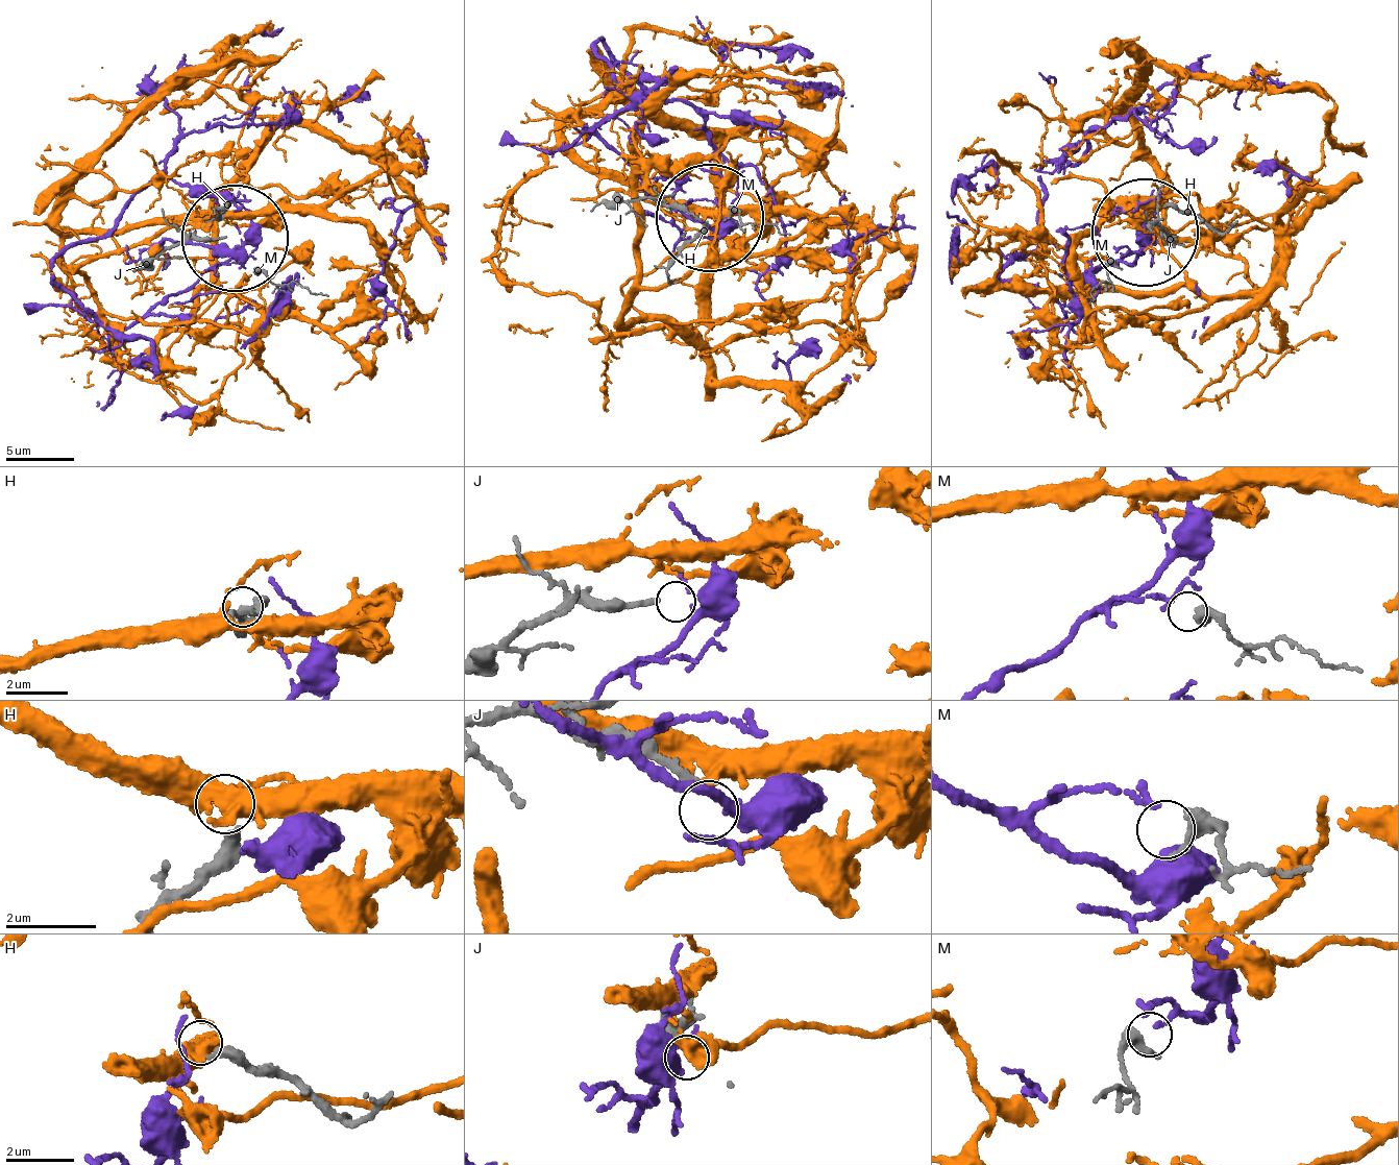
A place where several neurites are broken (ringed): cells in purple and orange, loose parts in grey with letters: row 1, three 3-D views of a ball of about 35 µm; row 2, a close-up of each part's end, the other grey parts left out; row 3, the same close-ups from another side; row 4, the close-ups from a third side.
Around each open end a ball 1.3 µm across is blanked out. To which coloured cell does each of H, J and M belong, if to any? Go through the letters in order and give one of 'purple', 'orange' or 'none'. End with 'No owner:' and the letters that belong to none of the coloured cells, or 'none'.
H: orange
J: purple
M: none
No owner: M

